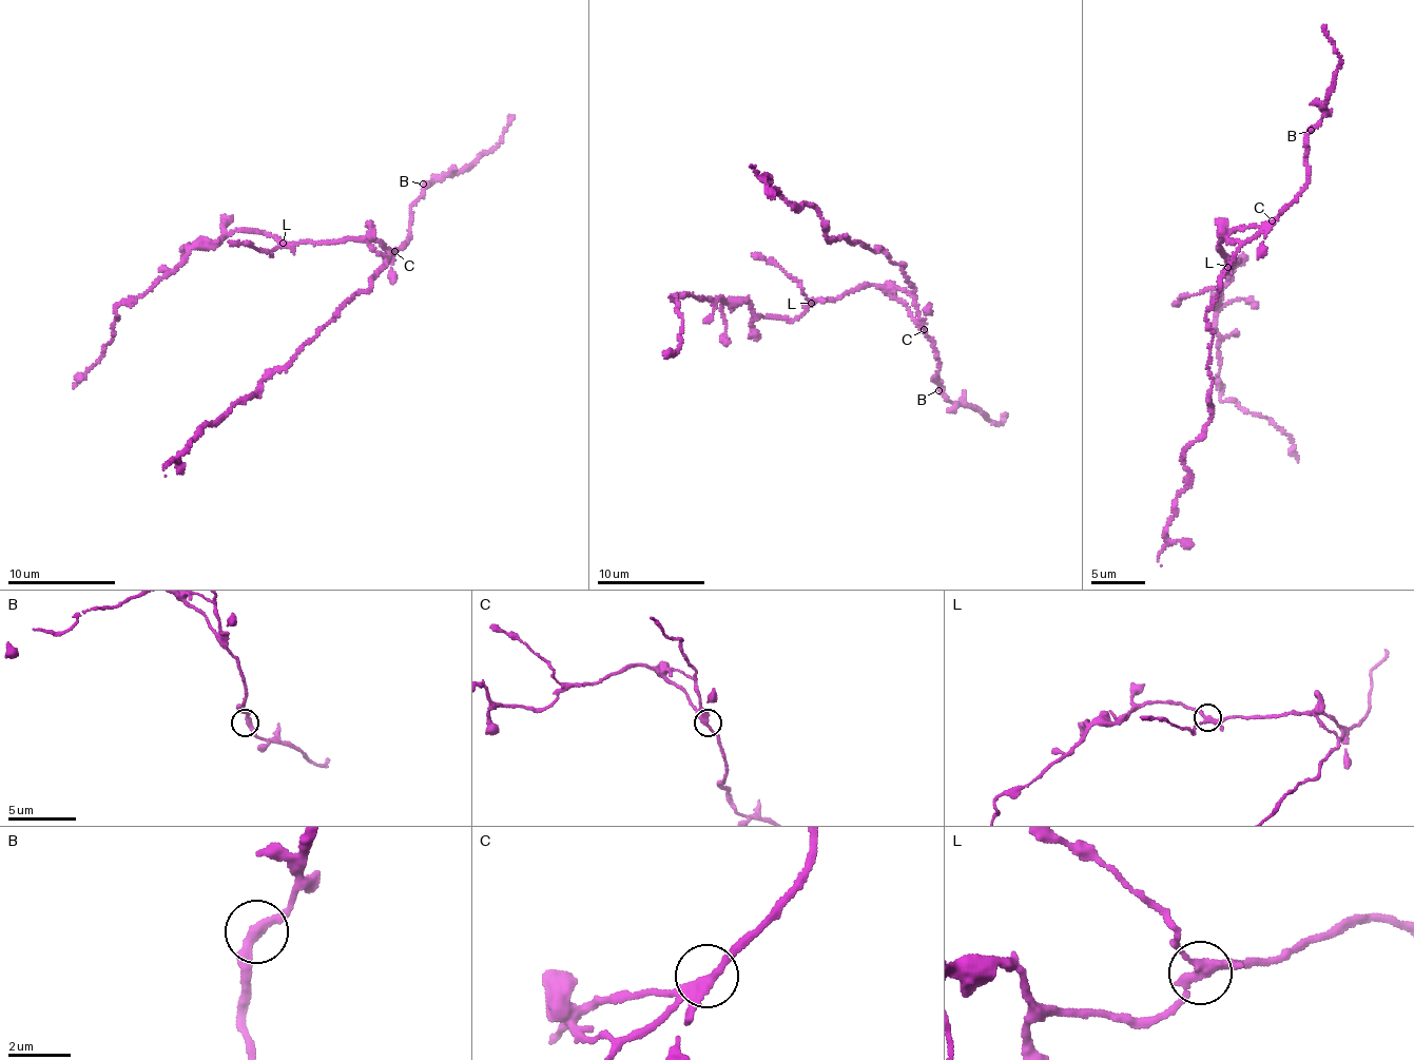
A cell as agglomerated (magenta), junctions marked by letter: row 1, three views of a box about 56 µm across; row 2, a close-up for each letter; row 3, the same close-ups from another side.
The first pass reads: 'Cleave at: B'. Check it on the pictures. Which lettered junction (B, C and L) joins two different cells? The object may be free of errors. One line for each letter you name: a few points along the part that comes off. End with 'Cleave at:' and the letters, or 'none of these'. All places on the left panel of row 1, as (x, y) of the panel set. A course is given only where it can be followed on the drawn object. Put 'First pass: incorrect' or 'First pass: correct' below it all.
Cleave at: none of these
First pass: incorrect

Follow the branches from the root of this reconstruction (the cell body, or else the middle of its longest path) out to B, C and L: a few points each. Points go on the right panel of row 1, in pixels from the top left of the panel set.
B: (1222, 239), (1234, 230), (1269, 224), (1295, 198), (1306, 182), (1311, 130)
C: (1222, 239), (1234, 230), (1272, 220)
L: (1222, 239), (1217, 247), (1226, 256), (1228, 267)

